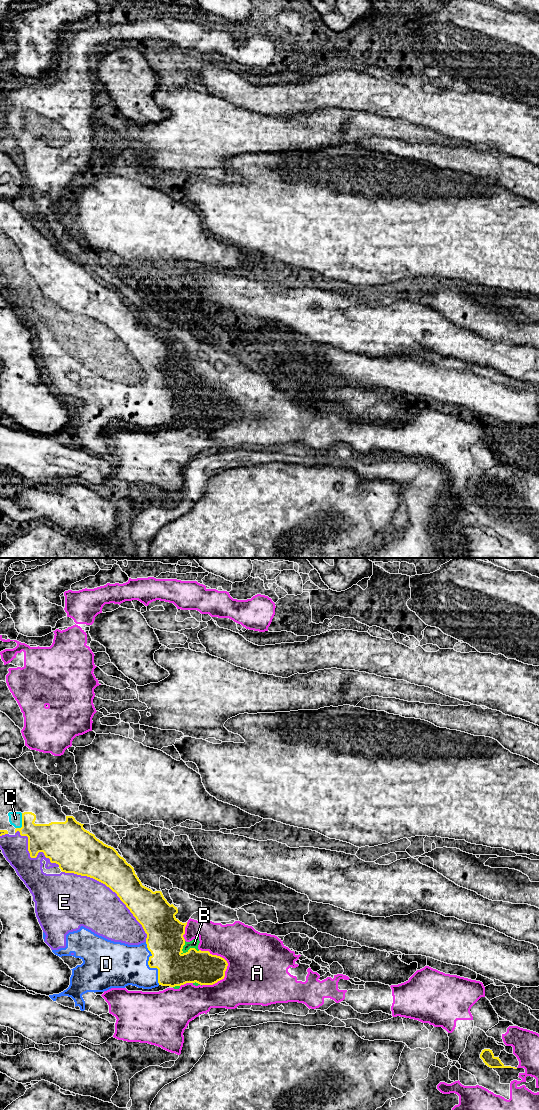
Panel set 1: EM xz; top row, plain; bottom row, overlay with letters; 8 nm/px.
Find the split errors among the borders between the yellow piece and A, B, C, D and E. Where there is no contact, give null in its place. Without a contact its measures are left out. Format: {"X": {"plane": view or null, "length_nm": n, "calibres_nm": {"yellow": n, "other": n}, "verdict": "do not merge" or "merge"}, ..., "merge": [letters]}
{"A": {"plane": "xz", "length_nm": 320, "calibres_nm": {"yellow": 260, "other": 420}, "verdict": "do not merge"}, "B": {"plane": "xz", "length_nm": 160, "calibres_nm": {"yellow": 300, "other": 70}, "verdict": "do not merge"}, "C": {"plane": "xz", "length_nm": 140, "calibres_nm": {"yellow": 240, "other": 110}, "verdict": "merge"}, "D": {"plane": "xz", "length_nm": 360, "calibres_nm": {"yellow": 300, "other": 360}, "verdict": "merge"}, "E": {"plane": "xz", "length_nm": 900, "calibres_nm": {"yellow": 280, "other": 400}, "verdict": "merge"}, "merge": ["C", "D", "E"]}

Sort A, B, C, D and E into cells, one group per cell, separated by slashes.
A B / C D E

